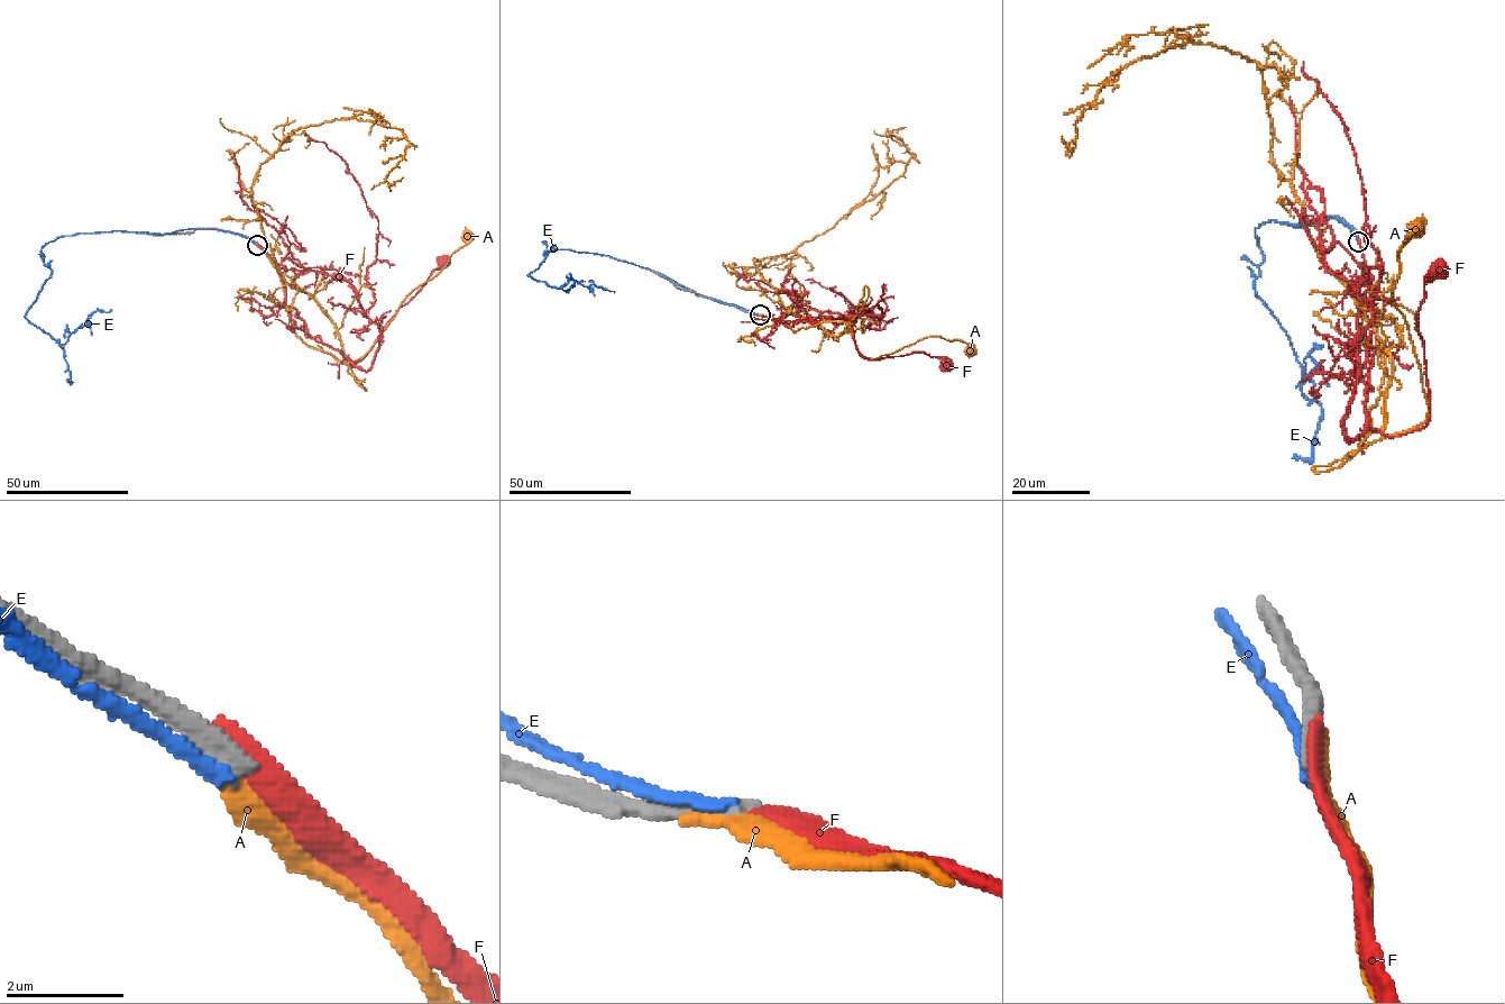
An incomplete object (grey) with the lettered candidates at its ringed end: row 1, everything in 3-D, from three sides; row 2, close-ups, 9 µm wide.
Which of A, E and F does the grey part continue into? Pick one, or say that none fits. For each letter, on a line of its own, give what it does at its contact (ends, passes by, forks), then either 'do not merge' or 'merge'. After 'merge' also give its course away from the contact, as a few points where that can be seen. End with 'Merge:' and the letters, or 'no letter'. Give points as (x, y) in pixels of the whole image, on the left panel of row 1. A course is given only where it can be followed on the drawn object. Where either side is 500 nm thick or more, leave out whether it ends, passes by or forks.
A: it ends; do not merge
E: it ends; do not merge
F: it ends; do not merge
Merge: no letter

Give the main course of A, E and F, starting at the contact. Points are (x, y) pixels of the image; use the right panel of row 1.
A: (1358, 239), (1385, 364), (1364, 448), (1425, 419), (1420, 364), (1393, 299), (1398, 252), (1415, 230)
E: (1358, 240), (1332, 216), (1255, 228), (1264, 261), (1254, 291), (1313, 384), (1310, 401), (1301, 386), (1322, 345)
F: (1358, 239), (1376, 313), (1366, 426), (1387, 436), (1416, 430), (1429, 420), (1416, 312), (1424, 283), (1439, 270)

